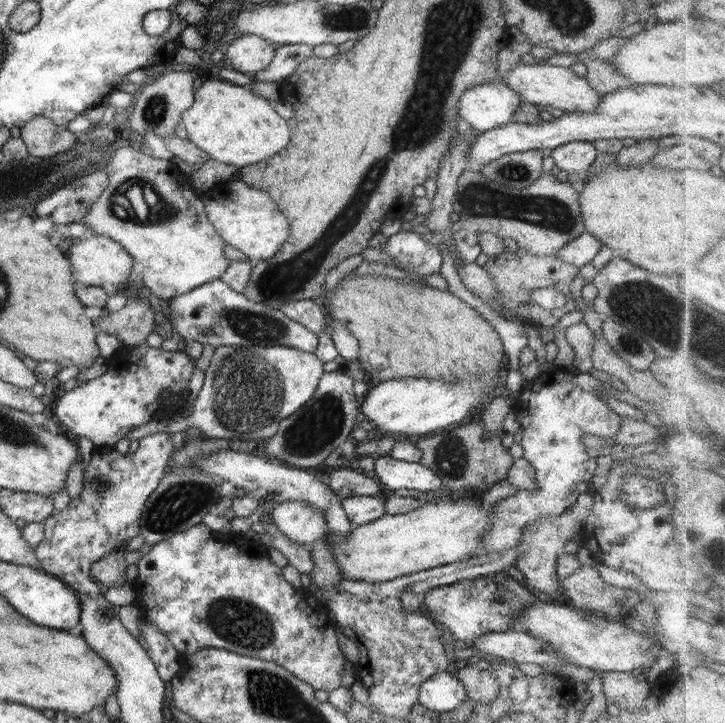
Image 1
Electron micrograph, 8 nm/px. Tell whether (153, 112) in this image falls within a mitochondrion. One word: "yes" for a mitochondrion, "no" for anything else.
yes

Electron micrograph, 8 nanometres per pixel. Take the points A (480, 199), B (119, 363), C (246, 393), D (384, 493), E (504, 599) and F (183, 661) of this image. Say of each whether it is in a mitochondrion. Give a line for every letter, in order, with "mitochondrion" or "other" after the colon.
A: mitochondrion
B: other
C: mitochondrion
D: other
E: mitochondrion
F: other

